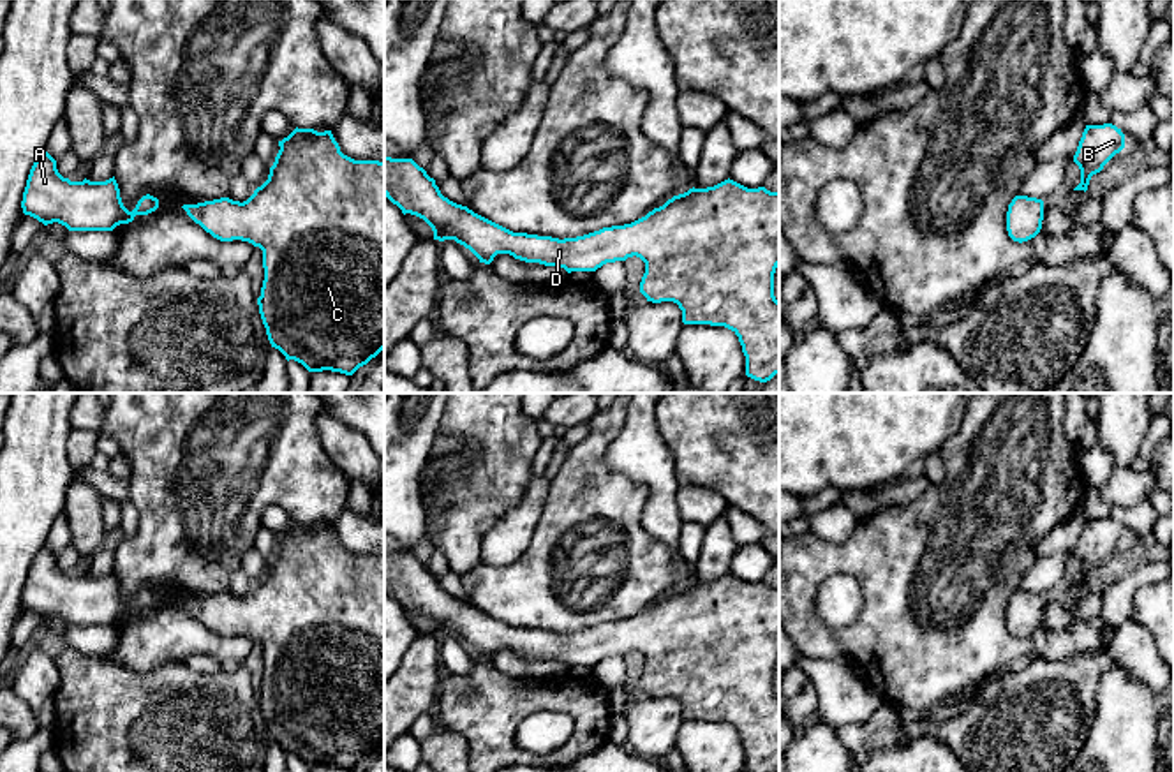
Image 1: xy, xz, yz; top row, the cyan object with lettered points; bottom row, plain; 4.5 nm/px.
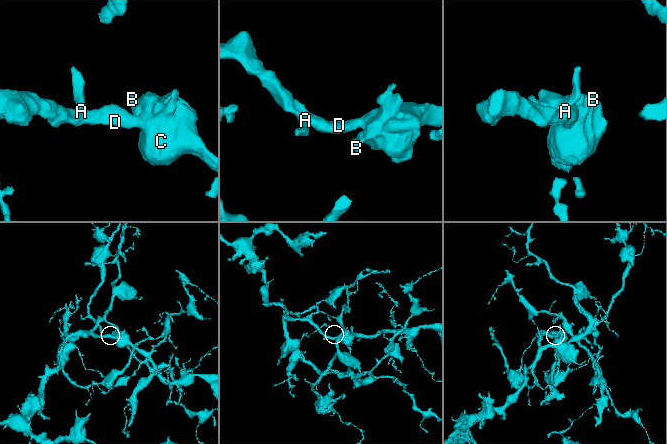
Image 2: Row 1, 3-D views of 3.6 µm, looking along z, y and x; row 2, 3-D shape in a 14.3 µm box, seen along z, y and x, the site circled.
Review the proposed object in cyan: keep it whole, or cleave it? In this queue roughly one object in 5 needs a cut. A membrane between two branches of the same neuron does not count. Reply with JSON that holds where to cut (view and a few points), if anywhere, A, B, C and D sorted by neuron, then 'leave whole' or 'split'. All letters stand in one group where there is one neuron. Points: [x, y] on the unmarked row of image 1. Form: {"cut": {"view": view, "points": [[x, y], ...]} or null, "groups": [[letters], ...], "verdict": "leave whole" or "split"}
{"cut": null, "groups": [["A", "B", "C", "D"]], "verdict": "leave whole"}

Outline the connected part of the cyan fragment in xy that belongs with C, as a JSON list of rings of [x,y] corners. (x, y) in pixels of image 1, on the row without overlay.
[[[296,522],[287,532],[279,536],[279,541],[280,545],[270,562],[268,575],[247,596],[240,598],[220,592],[197,599],[183,599],[182,603],[213,633],[220,636],[241,635],[263,645],[264,675],[257,700],[271,742],[279,744],[287,756],[301,758],[308,767],[331,765],[353,770],[384,744],[384,557],[354,555],[344,550],[331,525],[317,527]]]

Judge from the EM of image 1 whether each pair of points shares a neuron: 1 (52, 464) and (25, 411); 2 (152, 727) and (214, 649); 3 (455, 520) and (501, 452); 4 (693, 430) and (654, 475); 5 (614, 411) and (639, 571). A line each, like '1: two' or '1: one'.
1: one
2: two
3: one
4: two
5: one

